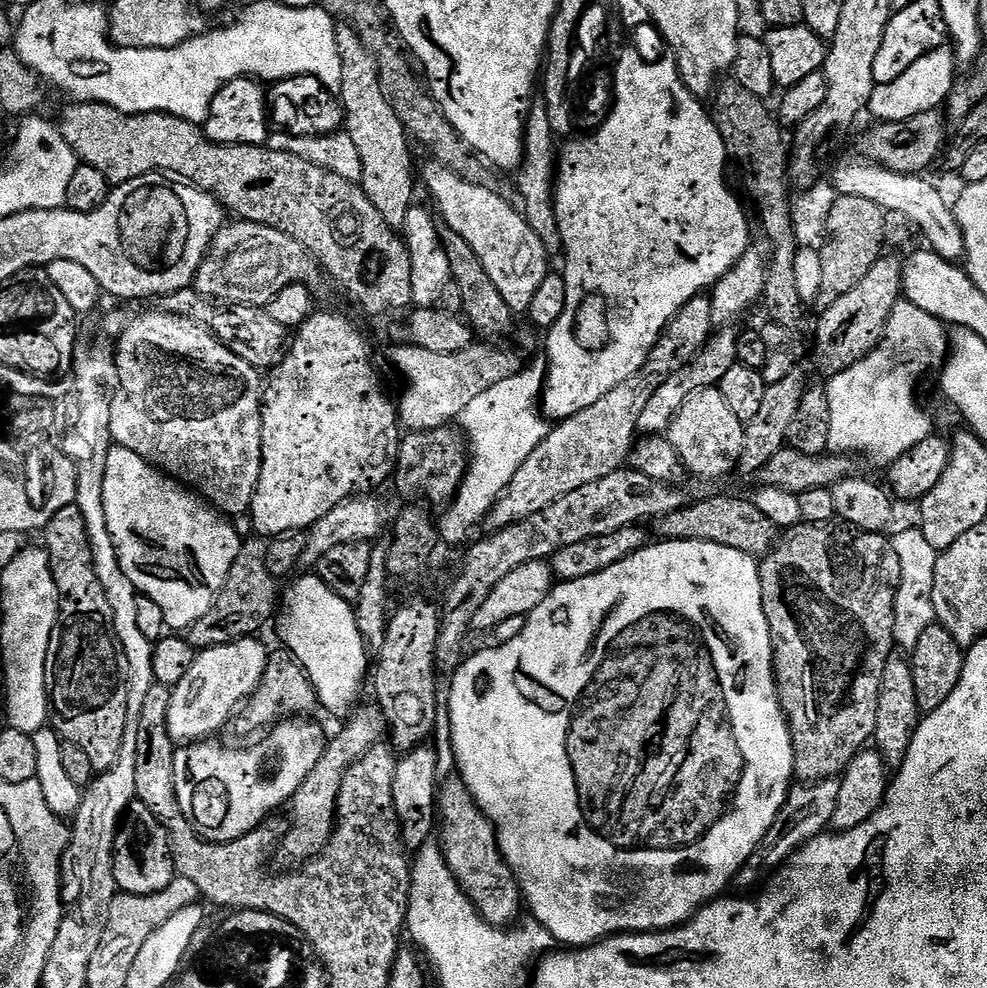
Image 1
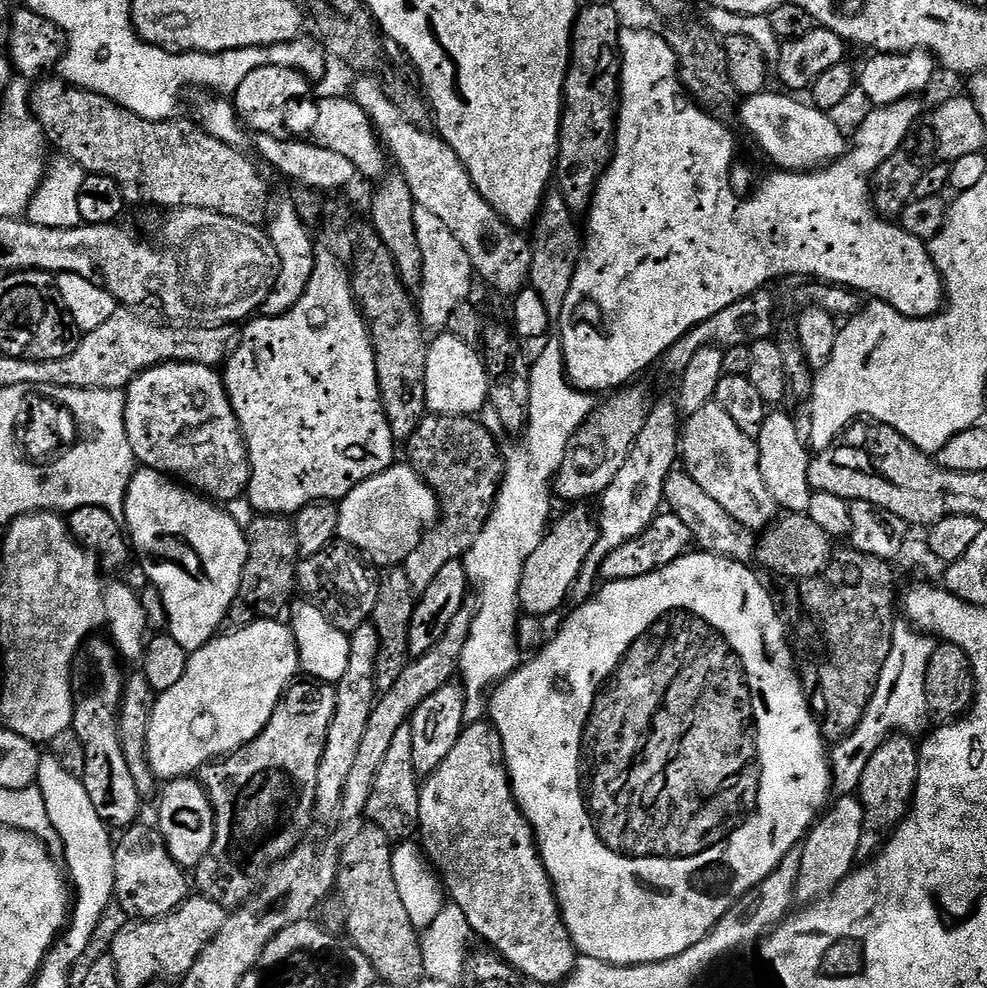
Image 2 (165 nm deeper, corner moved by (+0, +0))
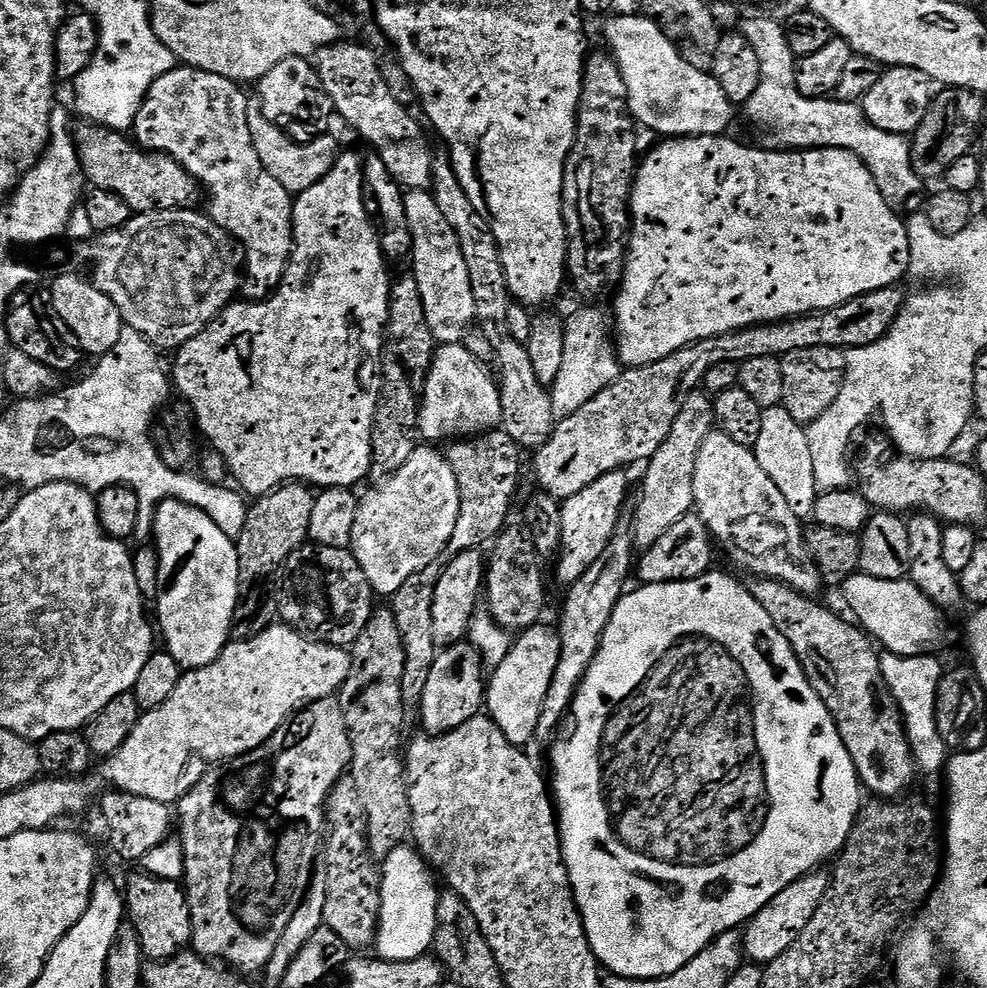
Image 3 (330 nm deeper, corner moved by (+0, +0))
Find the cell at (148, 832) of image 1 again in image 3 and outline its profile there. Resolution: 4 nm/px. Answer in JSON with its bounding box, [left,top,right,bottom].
[126,875,192,962]

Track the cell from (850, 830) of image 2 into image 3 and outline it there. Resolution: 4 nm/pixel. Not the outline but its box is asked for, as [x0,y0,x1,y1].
[742,870,829,966]

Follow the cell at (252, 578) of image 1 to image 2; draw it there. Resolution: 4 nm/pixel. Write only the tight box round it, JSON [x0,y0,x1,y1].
[227,515,296,628]

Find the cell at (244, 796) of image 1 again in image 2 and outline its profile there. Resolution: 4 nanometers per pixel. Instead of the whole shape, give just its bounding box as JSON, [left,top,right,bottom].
[158,778,216,870]

